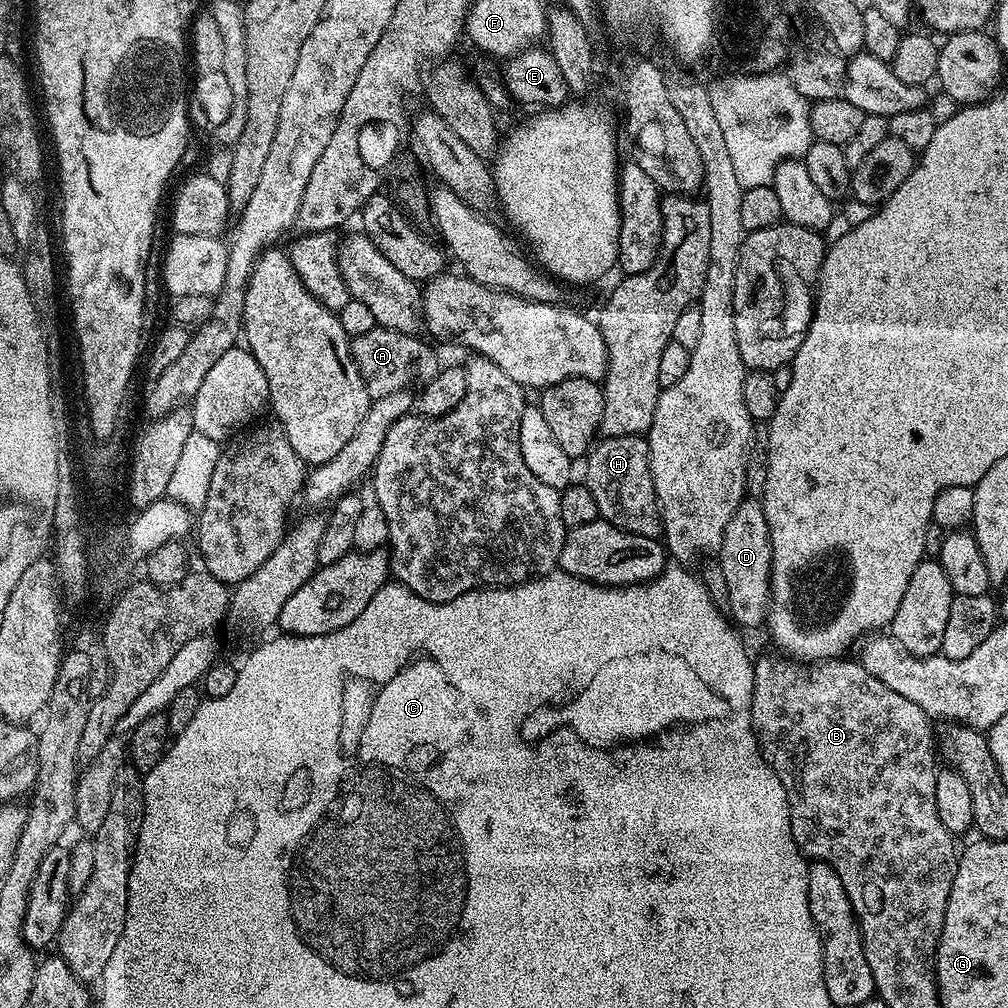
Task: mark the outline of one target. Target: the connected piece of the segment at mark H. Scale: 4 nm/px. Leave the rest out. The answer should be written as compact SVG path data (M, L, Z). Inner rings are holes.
M643 435L604 436L587 453L587 460L583 479L590 494L594 494L594 502L598 502L600 519L621 528L623 532L645 536L651 540L657 539L661 535L662 525L660 507L656 501L654 482L650 474L647 439Z

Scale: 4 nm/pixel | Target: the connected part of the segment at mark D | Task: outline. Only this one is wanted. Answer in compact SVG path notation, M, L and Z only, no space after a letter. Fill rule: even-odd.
M745 498L738 506L738 510L734 510L734 518L726 522L726 530L722 534L718 559L730 593L728 612L731 619L741 629L756 628L759 624L761 627L766 620L770 599L772 543L770 526L766 522L764 506L759 499Z

